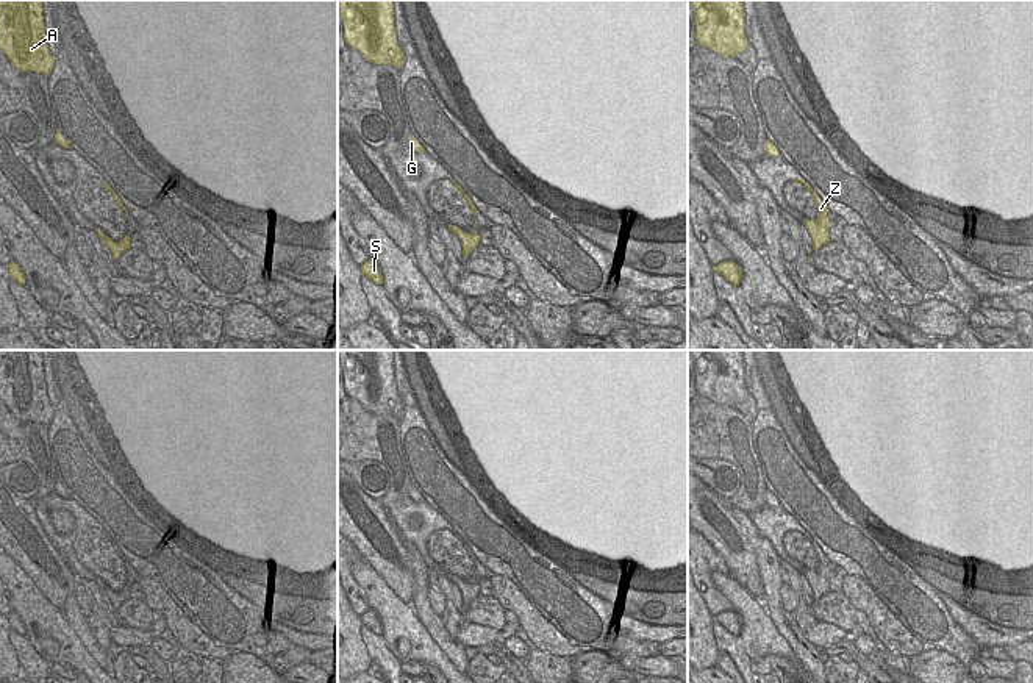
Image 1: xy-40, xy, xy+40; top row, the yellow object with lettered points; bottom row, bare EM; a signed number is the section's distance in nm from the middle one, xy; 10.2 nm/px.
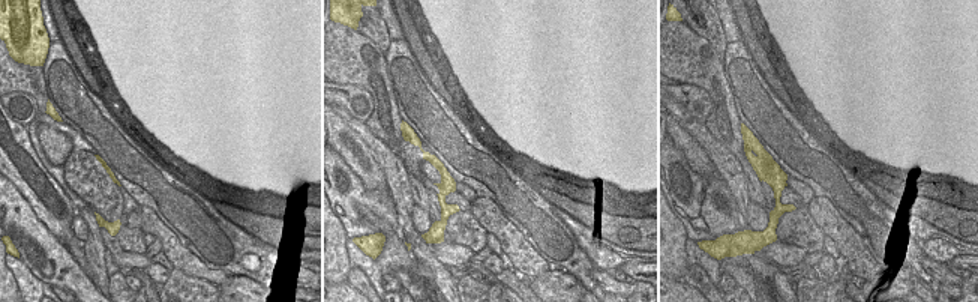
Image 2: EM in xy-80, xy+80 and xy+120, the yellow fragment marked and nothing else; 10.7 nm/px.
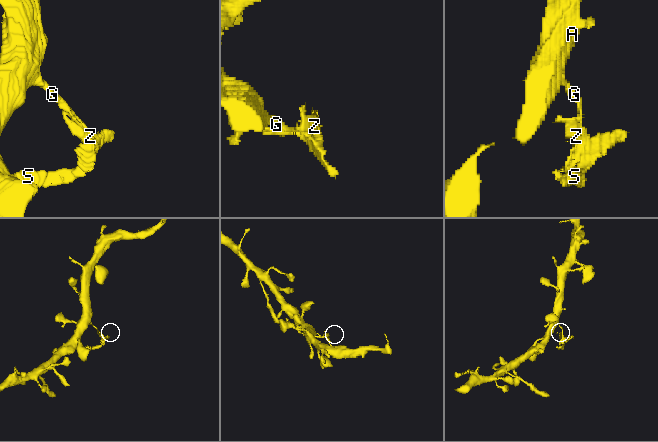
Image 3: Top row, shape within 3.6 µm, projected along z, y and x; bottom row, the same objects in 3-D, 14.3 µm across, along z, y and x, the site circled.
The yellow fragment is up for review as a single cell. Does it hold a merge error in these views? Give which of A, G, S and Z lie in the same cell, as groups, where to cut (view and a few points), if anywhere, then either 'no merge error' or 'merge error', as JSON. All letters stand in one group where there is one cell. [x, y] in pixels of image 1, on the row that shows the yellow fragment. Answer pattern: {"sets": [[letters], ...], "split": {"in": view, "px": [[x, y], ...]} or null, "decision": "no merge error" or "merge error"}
{"sets": [["A", "G"], ["S", "Z"]], "split": {"in": "xy+40", "px": [[768, 141], [766, 152]]}, "decision": "merge error"}

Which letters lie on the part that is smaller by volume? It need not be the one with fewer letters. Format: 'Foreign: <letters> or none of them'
Foreign: S, Z

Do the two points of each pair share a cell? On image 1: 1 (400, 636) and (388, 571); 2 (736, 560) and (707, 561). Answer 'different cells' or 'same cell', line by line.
1: different cells
2: different cells

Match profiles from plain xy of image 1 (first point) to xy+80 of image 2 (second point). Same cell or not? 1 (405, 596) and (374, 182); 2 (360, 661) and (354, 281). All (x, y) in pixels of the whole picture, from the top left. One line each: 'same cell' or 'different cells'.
1: same cell
2: different cells

